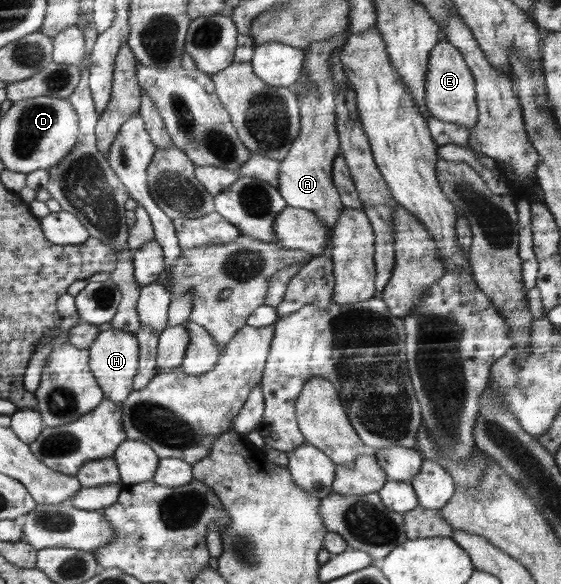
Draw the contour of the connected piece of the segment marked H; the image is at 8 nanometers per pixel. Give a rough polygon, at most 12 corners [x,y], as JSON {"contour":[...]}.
{"contour":[[103,327],[88,349],[104,399],[122,402],[139,375],[140,344]]}

